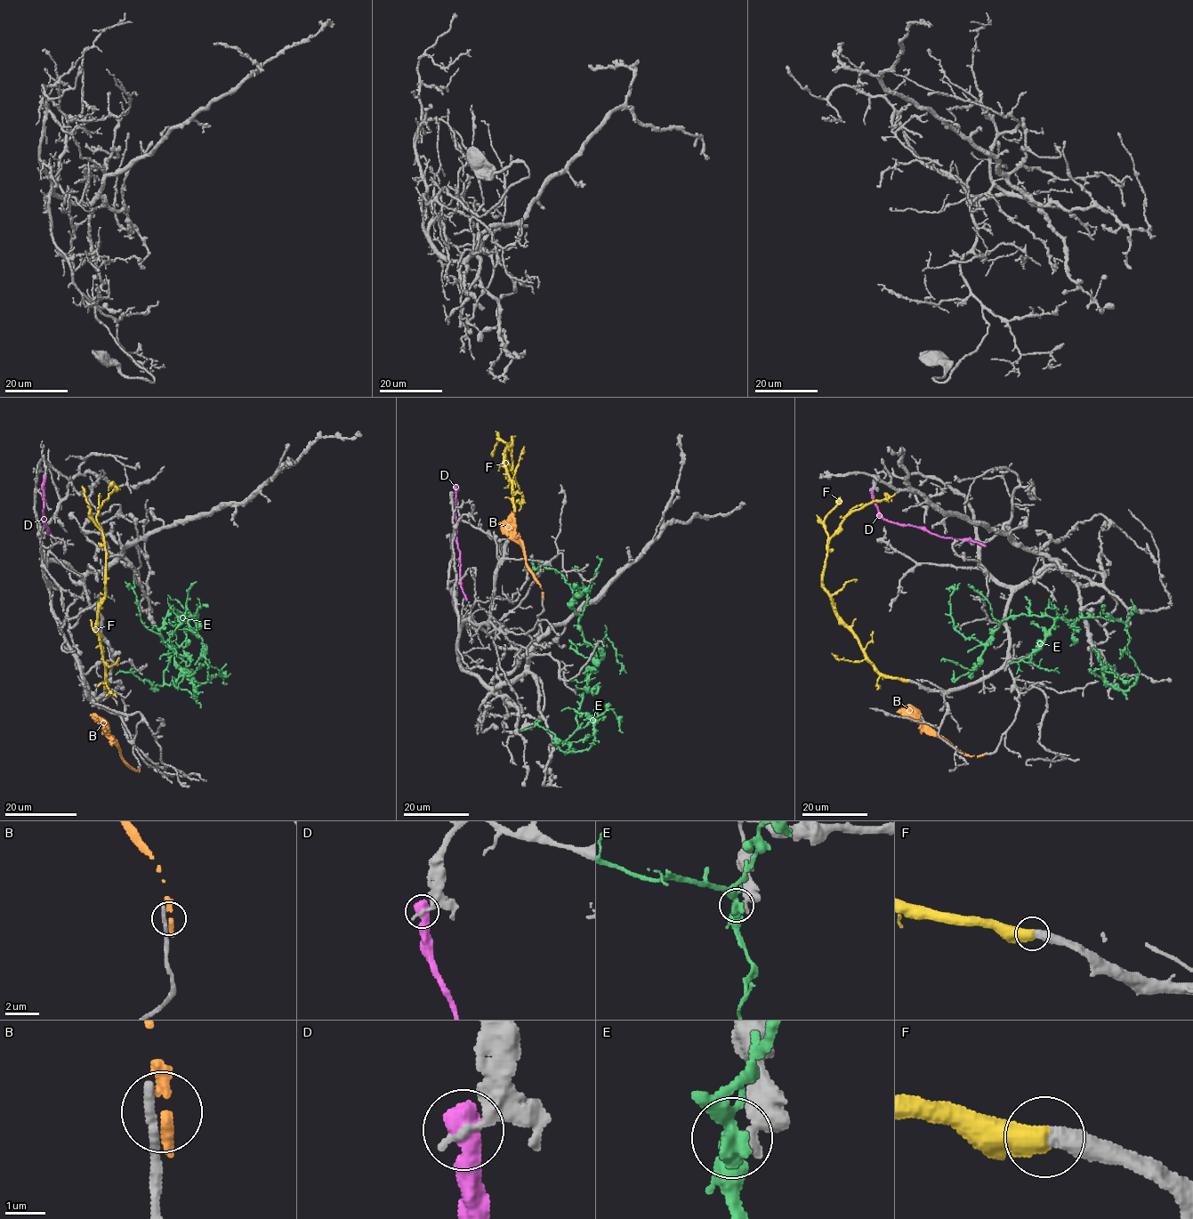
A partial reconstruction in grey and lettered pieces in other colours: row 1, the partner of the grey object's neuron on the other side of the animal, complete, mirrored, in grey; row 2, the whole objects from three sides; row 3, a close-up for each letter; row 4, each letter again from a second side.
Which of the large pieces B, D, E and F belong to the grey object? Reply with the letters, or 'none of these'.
F

